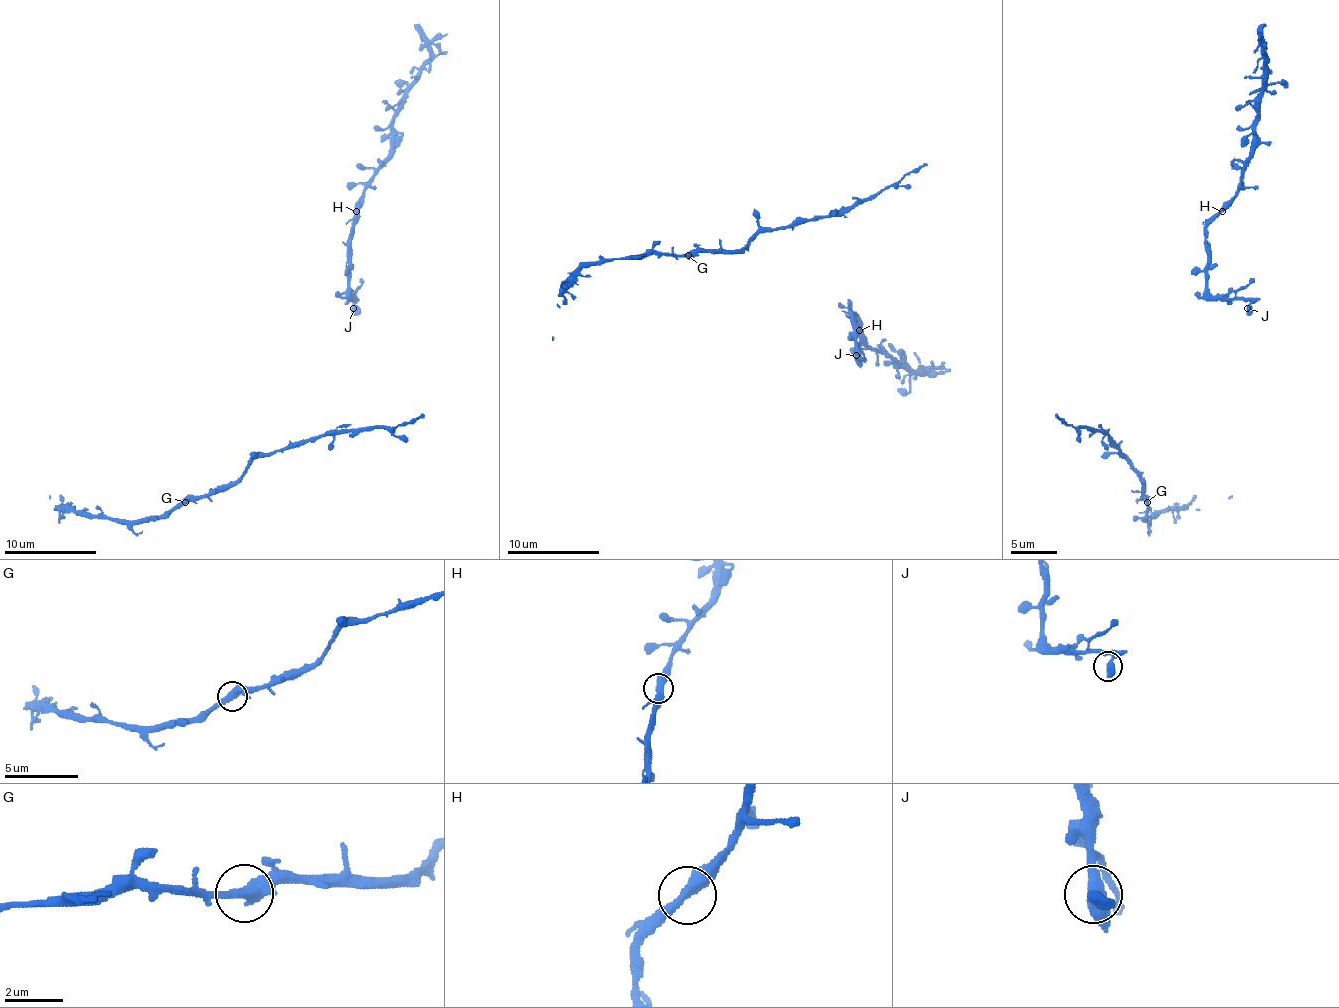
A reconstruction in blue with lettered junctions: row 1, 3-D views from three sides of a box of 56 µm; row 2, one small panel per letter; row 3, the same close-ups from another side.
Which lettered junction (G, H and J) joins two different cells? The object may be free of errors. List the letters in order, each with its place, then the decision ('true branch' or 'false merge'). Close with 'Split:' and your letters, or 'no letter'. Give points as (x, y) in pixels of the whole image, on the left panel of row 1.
G: place (185, 502); true branch
H: place (356, 211); true branch
J: place (353, 308); true branch
Split: no letter

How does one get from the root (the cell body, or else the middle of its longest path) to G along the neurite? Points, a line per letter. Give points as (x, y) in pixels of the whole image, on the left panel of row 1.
G: (342, 428), (291, 442), (268, 454), (258, 454), (235, 482), (221, 484), (203, 496), (191, 496), (184, 502)

